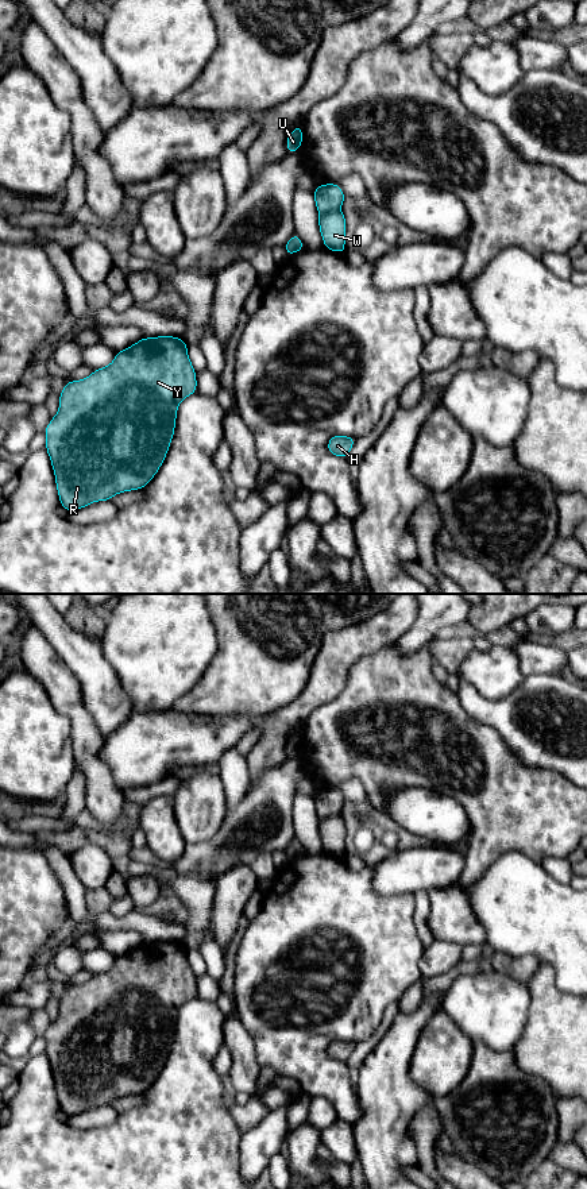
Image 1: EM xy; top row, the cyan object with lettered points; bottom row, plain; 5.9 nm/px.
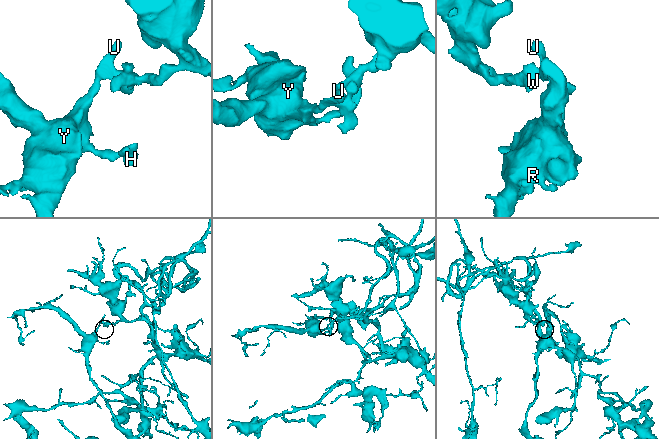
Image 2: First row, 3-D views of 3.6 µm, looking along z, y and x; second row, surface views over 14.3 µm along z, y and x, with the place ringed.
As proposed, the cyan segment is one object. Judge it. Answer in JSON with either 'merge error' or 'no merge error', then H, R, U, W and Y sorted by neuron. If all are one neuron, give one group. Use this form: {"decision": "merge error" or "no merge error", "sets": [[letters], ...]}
{"decision": "merge error", "sets": [["H", "R", "U", "Y"], ["W"]]}

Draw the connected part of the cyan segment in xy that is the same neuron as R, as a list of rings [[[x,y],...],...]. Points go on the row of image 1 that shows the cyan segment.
[[[143,337],[117,351],[113,362],[81,381],[67,381],[59,393],[59,409],[46,429],[46,447],[55,475],[61,506],[74,511],[92,502],[111,501],[119,493],[146,487],[159,471],[170,448],[178,405],[197,391],[196,370],[184,339]]]

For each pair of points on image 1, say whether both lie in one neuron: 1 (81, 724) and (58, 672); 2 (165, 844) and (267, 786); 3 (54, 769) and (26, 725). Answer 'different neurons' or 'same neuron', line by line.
1: same neuron
2: different neurons
3: same neuron

